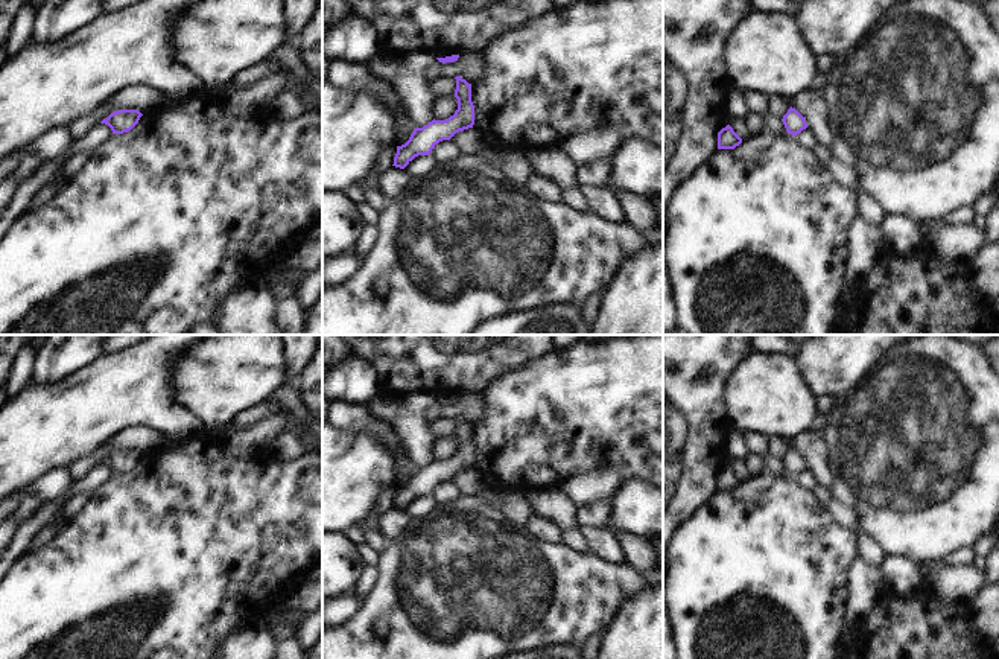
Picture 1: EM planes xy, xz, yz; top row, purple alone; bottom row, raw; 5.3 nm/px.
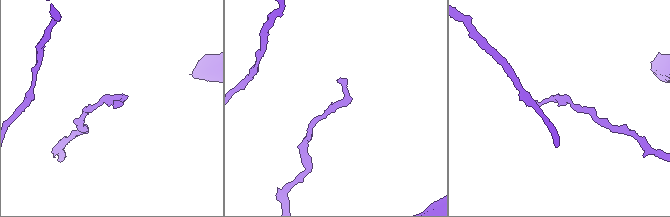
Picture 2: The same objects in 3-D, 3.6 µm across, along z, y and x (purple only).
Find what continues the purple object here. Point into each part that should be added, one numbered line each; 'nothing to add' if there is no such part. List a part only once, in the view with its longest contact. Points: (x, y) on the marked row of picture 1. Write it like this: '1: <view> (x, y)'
nothing to add.

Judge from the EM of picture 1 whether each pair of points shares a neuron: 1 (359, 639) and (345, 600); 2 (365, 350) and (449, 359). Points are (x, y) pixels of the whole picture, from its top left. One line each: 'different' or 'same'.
1: different
2: same

